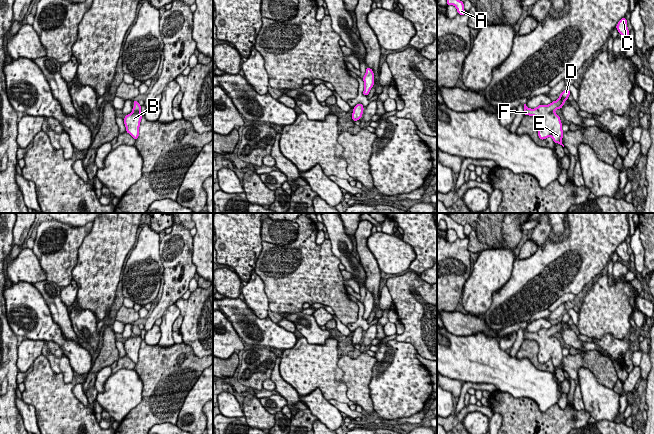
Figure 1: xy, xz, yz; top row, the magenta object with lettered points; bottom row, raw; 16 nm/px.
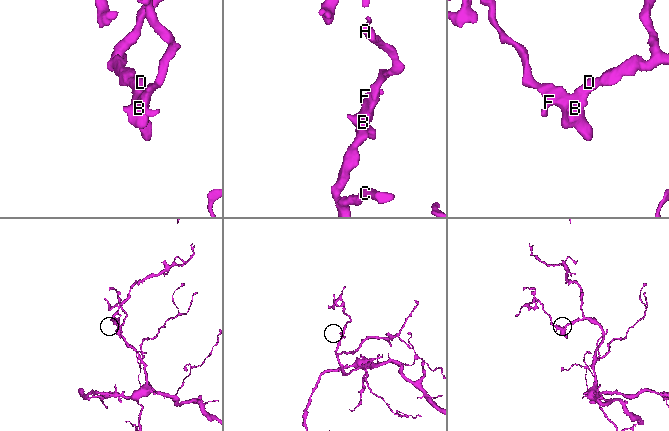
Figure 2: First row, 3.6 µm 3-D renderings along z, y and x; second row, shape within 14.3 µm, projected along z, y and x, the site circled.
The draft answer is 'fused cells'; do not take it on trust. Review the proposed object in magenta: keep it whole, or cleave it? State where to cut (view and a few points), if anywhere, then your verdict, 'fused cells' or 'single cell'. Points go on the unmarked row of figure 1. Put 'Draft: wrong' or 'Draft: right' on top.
Draft: wrong
no cut; single cell

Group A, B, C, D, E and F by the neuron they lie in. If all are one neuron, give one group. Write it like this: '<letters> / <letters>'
A B C D E F

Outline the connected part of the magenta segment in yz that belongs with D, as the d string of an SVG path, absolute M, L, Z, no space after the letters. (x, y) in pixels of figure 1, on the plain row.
M568 313L562 315L559 323L552 325L549 329L539 329L537 332L530 333L524 328L524 339L535 340L539 345L538 360L541 364L552 361L554 367L562 368L563 354L560 341L554 336L556 333L561 333L568 324L571 316Z

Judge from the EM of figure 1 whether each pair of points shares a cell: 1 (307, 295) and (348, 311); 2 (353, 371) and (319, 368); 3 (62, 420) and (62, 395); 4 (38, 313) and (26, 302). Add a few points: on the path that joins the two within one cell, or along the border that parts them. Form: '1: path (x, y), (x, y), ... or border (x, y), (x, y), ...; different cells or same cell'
1: path (317, 295), (332, 295), (338, 301); same cell
2: border (340, 355), (338, 367), (347, 393); different cells
3: path (61, 414), (61, 401); same cell
4: path (35, 310), (29, 305); same cell

